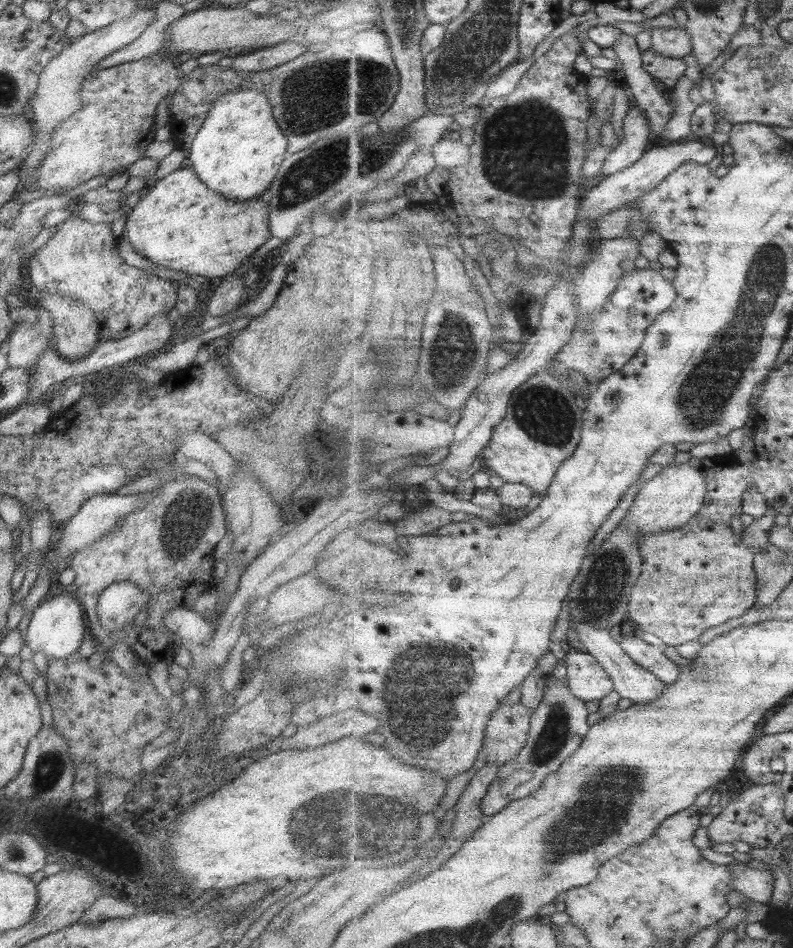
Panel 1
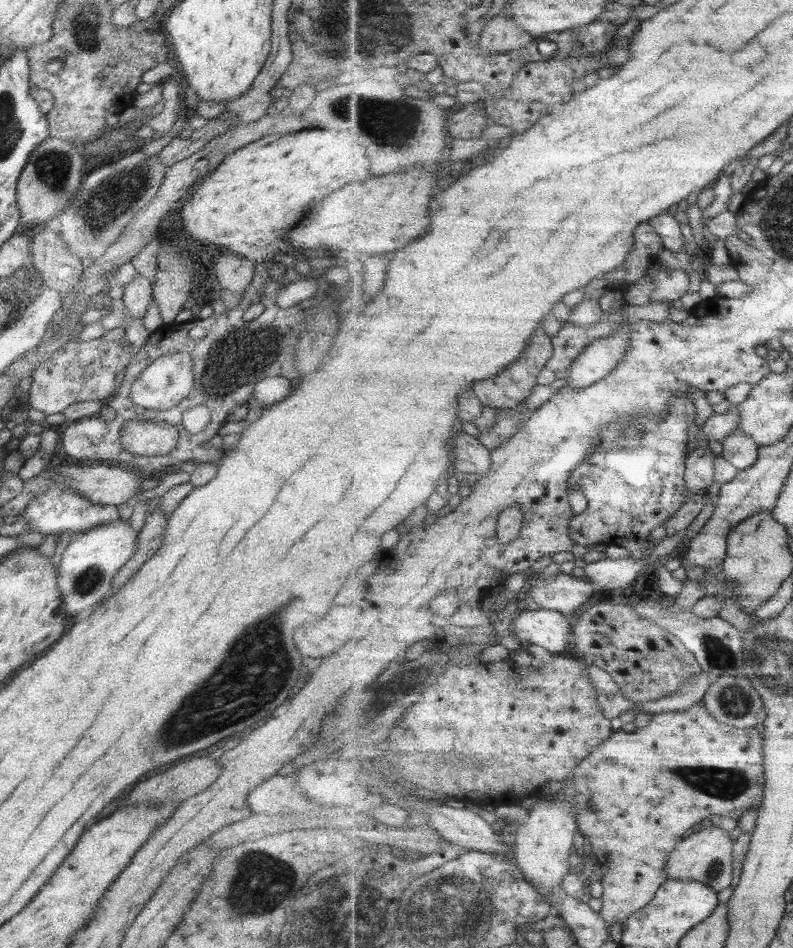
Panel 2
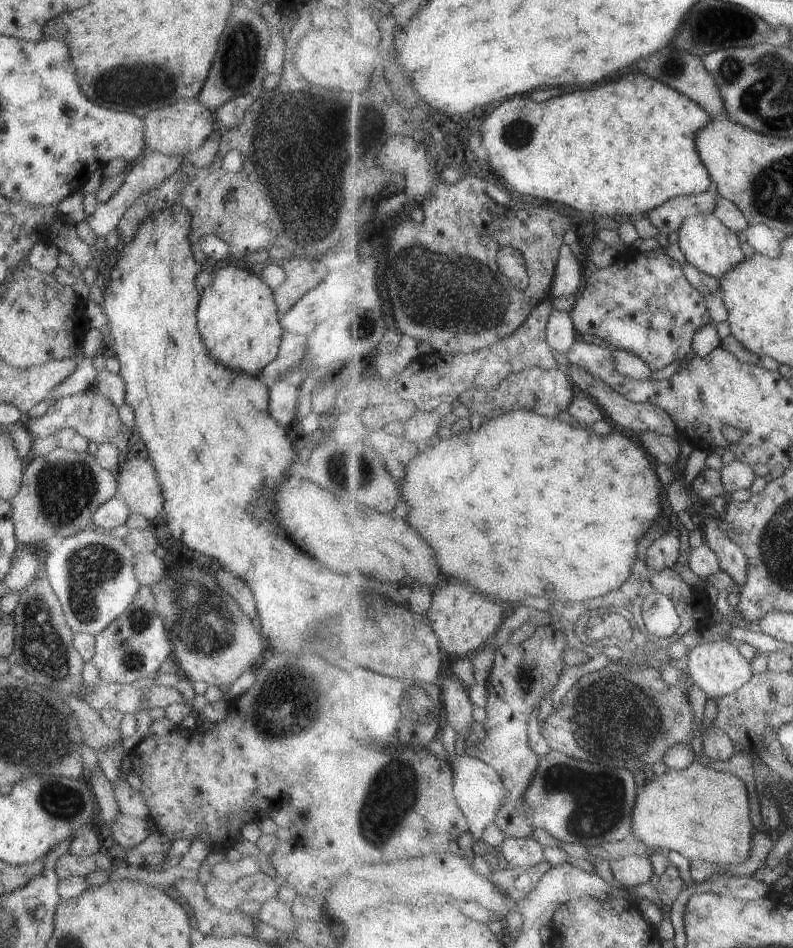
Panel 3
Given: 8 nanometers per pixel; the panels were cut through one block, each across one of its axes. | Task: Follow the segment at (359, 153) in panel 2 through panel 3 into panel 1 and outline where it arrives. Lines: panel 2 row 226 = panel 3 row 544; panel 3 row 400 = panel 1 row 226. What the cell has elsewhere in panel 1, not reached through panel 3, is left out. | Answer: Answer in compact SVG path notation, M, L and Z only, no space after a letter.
M180 167L150 189L144 199L140 199L134 208L127 212L126 227L122 236L128 238L134 250L158 266L186 270L188 274L199 274L208 279L217 276L233 276L243 270L243 264L250 256L272 237L269 228L269 210L262 196L250 200L230 200L214 190L206 188L200 178L194 174L192 167Z

